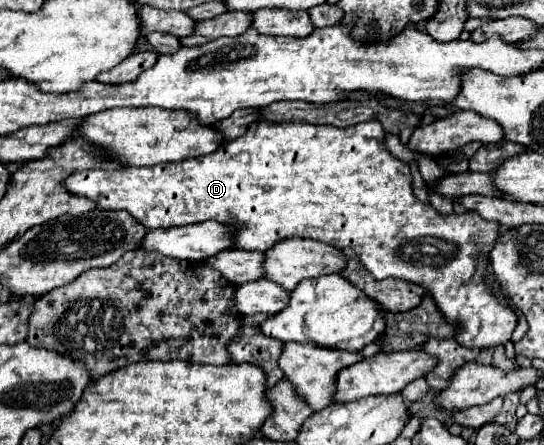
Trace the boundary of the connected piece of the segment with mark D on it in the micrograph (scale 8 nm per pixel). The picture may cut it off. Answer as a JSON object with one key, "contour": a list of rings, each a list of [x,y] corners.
{"contour":[[[258,121],[254,125],[250,125],[250,129],[246,131],[246,135],[224,143],[216,153],[204,155],[204,157],[194,157],[194,159],[184,159],[184,161],[176,161],[176,163],[162,163],[162,165],[152,165],[152,167],[124,167],[118,171],[108,171],[108,169],[90,169],[90,171],[82,171],[82,173],[72,173],[66,179],[66,187],[70,187],[70,191],[74,195],[84,195],[88,199],[94,199],[96,205],[100,209],[110,209],[110,211],[118,211],[124,209],[128,211],[134,219],[142,221],[142,225],[146,225],[148,229],[168,229],[168,227],[180,227],[180,225],[192,225],[192,223],[200,223],[200,221],[220,221],[224,225],[234,225],[236,227],[236,247],[238,249],[248,249],[248,251],[268,251],[272,245],[276,245],[282,239],[288,237],[306,237],[306,239],[316,239],[322,243],[354,243],[350,245],[352,249],[358,251],[360,261],[364,263],[364,267],[376,277],[376,279],[404,279],[404,281],[412,281],[416,285],[422,285],[428,289],[428,293],[434,297],[438,309],[444,313],[444,317],[450,323],[456,323],[458,333],[456,339],[458,343],[462,343],[464,347],[470,349],[494,349],[496,345],[508,343],[512,337],[512,331],[516,329],[516,313],[500,303],[496,299],[496,295],[490,291],[490,287],[486,285],[486,269],[488,269],[488,257],[490,251],[496,243],[496,239],[500,237],[500,225],[496,221],[486,221],[482,219],[476,211],[466,211],[462,215],[440,215],[430,203],[422,203],[414,197],[412,193],[412,171],[408,167],[406,161],[400,161],[396,157],[392,157],[384,145],[386,141],[386,131],[378,121],[366,121],[366,123],[358,123],[346,129],[340,127],[332,127],[332,125],[312,125],[306,121],[282,121],[282,123],[272,123],[272,121]]]}

